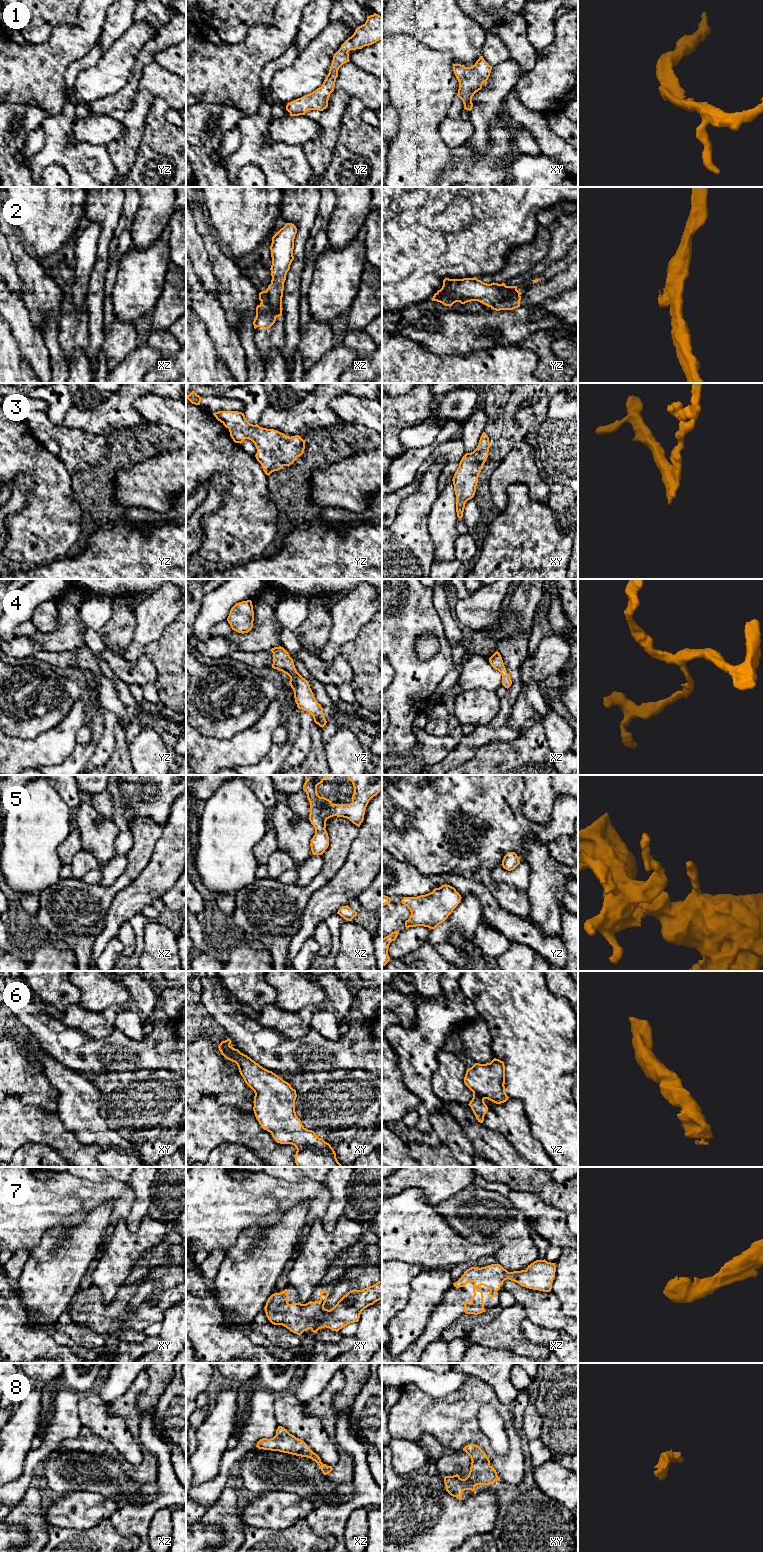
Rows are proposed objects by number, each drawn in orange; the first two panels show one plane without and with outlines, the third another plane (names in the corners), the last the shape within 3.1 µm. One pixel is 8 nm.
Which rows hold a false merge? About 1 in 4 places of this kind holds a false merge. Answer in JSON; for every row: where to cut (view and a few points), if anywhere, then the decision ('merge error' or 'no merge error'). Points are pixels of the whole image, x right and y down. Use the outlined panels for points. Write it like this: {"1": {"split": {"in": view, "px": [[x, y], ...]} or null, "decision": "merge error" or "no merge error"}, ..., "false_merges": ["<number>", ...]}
{"1": {"split": null, "decision": "no merge error"}, "2": {"split": {"in": "yz", "px": [[519, 294], [509, 296], [490, 306]]}, "decision": "merge error"}, "3": {"split": null, "decision": "no merge error"}, "4": {"split": null, "decision": "no merge error"}, "5": {"split": null, "decision": "no merge error"}, "6": {"split": null, "decision": "no merge error"}, "7": {"split": null, "decision": "no merge error"}, "8": {"split": null, "decision": "no merge error"}, "false_merges": ["2"]}

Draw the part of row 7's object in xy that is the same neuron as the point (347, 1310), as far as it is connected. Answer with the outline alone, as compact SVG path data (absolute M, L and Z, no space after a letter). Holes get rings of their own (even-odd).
M382 1281L362 1290L349 1291L330 1310L324 1308L328 1295L328 1291L321 1290L319 1301L289 1304L285 1289L268 1298L265 1313L272 1324L282 1325L299 1336L308 1329L317 1333L325 1327L338 1332L348 1324L358 1322L365 1308L382 1300Z

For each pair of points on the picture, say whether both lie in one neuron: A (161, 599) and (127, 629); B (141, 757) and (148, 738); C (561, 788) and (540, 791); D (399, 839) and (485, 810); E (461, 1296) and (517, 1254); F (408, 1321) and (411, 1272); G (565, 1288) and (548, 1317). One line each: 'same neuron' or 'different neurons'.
A: different neurons
B: same neuron
C: different neurons
D: same neuron
E: different neurons
F: different neurons
G: different neurons

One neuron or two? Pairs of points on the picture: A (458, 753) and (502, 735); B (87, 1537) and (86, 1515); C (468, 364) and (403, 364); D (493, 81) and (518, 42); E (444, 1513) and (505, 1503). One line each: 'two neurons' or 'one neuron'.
A: one neuron
B: two neurons
C: one neuron
D: two neurons
E: two neurons

